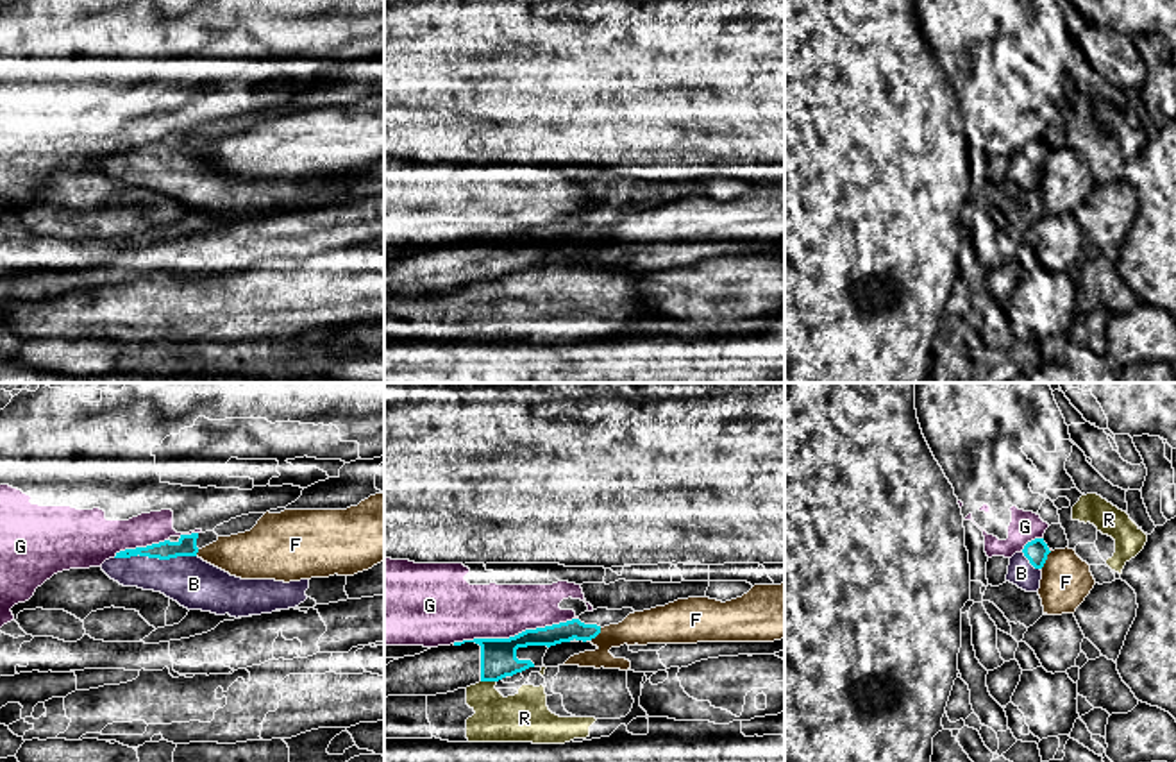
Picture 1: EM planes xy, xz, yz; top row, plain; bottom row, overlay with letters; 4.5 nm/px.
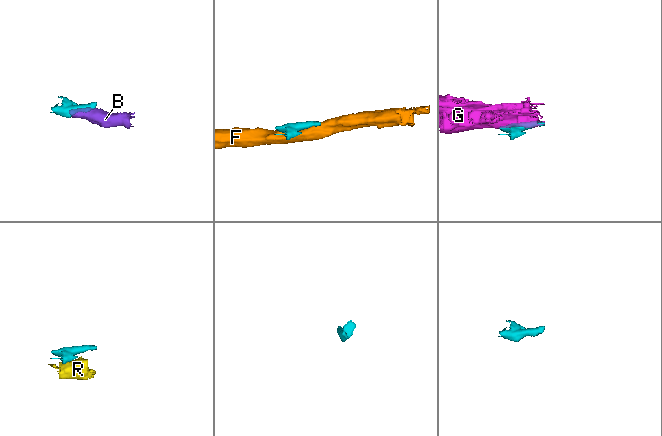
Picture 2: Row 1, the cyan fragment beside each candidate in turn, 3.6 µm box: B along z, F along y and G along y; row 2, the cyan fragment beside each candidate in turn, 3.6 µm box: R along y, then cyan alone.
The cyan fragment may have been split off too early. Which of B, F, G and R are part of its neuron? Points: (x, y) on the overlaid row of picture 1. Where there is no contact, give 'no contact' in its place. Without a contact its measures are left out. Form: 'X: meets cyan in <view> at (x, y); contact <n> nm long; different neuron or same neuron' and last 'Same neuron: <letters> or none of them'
B: meets cyan in xy at (154, 557); contact 360 nm long; same neuron
F: meets cyan in xz at (594, 637); contact 100 nm long; different neuron
G: meets cyan in xz at (515, 635); contact 600 nm long; different neuron
R: meets cyan in xz at (488, 680); contact 70 nm long; different neuron
Same neuron: B

